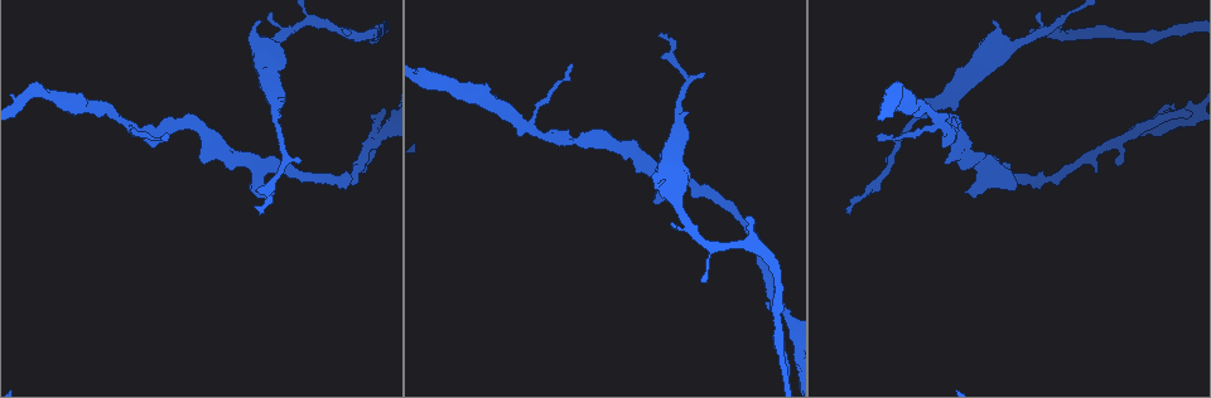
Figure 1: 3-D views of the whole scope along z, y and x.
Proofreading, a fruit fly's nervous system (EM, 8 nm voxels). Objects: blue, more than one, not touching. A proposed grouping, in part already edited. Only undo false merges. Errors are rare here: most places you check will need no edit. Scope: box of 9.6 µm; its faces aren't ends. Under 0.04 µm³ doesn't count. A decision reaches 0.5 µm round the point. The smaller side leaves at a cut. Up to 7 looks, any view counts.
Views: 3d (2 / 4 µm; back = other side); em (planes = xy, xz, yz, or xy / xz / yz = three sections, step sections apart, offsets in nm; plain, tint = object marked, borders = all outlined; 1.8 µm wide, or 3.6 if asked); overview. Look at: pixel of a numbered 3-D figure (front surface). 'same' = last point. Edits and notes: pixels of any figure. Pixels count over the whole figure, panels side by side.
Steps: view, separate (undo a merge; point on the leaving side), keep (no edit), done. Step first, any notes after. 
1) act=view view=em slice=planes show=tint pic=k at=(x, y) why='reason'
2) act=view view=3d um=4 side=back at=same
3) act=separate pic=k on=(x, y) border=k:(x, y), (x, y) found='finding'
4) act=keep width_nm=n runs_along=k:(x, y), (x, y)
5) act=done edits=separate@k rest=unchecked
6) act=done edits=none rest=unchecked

act=view view=3d um=4 pic=1 at=(257, 165) why='branch point'

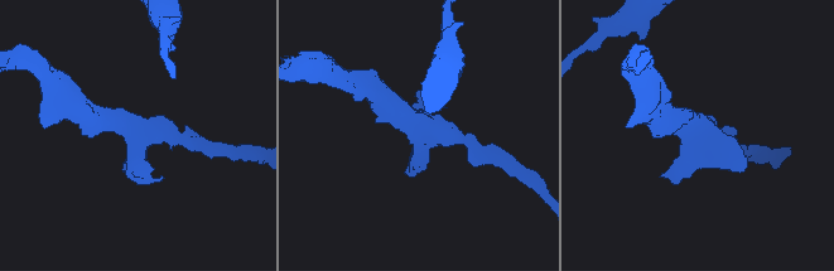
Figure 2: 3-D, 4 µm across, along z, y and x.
act=view view=em slice=planes show=tint pic=2 at=(134, 132) why='need the tissue'

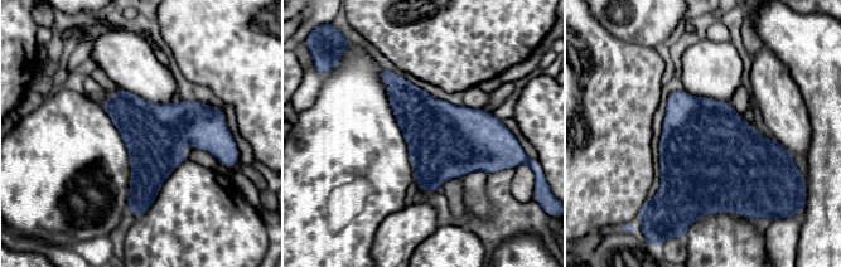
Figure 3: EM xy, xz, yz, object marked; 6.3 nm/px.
act=keep found='continuous, no second neuron'

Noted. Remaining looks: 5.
act=view view=3d um=2 side=back pic=1 at=(936, 104) why='thick turns thin'

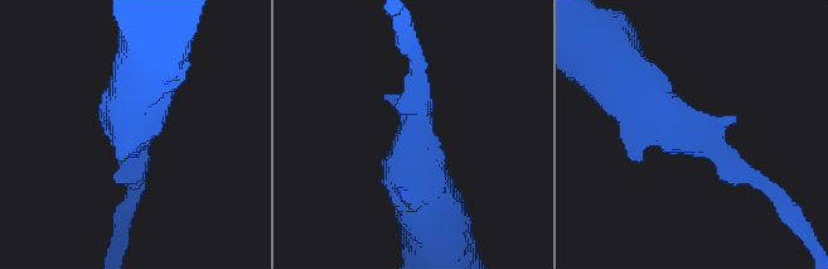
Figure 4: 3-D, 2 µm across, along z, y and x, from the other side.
act=view view=em slice=yz step=4 show=tint pic=4 at=(132, 142)

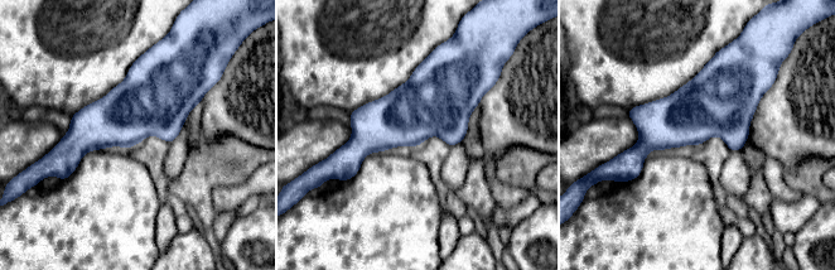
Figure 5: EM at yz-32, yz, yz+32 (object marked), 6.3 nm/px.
act=view view=em slice=planes show=tint at=same why='another direction'

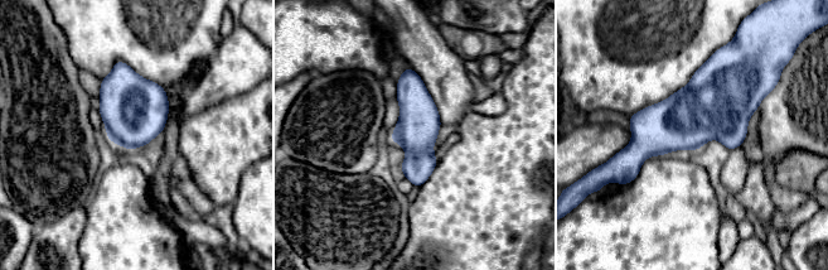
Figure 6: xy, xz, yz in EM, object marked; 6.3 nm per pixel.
act=keep runs_along=6:(407, 71), (417, 109), (417, 183) found='all the same neuron'

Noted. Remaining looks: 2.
act=view view=em slice=xz step=16 show=tint pic=1 at=(493, 105) why='thick turns thin'

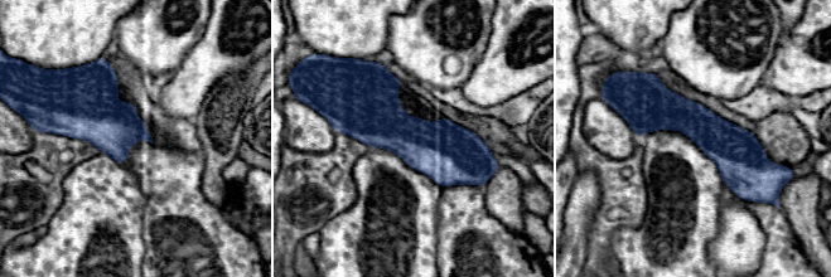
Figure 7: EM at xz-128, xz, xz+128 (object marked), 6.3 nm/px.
act=view view=em slice=planes show=tint at=same why='another direction'

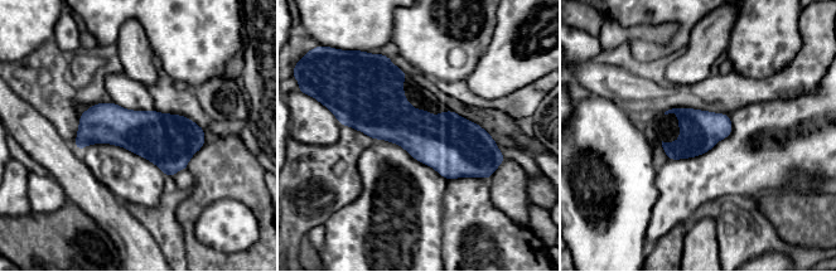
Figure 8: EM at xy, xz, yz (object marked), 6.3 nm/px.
act=keep found='all the same neuron'

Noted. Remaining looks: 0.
act=done edits=none rest=unchecked

